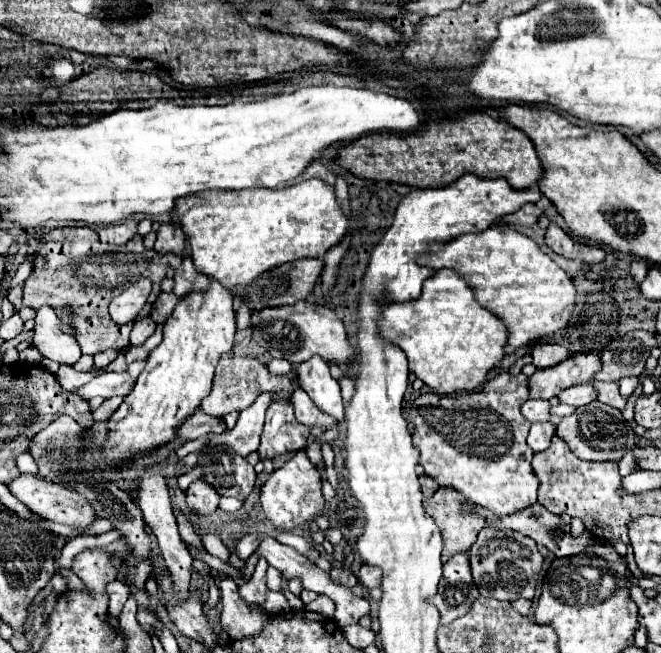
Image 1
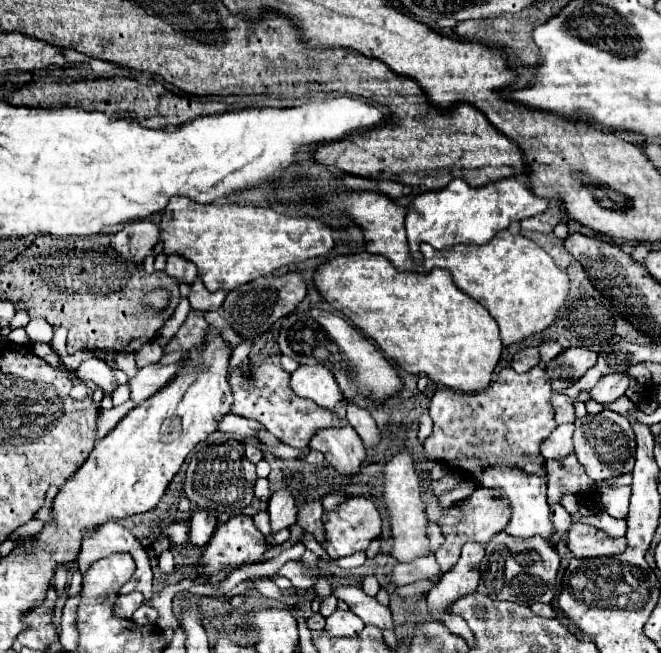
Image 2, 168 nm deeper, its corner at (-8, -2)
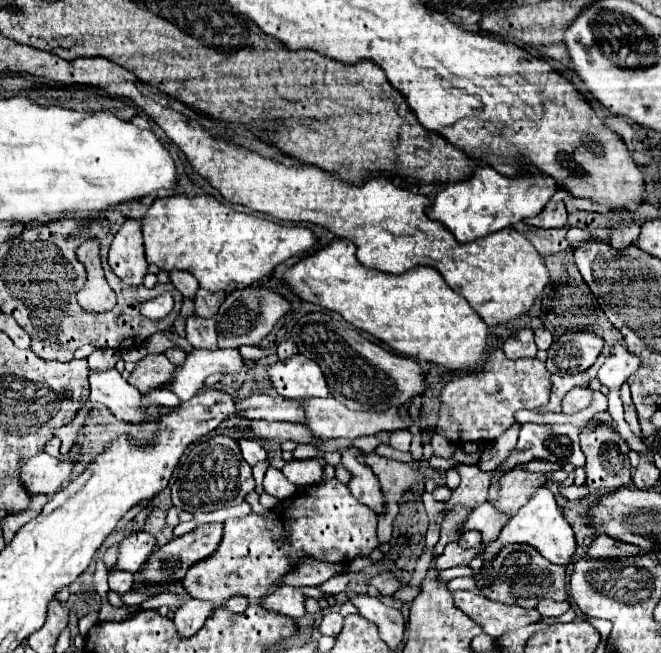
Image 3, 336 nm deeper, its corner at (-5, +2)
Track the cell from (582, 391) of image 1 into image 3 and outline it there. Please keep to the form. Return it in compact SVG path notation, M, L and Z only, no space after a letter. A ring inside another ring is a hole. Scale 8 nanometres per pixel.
M615 343L611 347L611 357L605 359L605 363L601 365L597 377L605 387L619 389L627 381L627 377L637 371L639 363L641 361L637 359L637 355L629 353L623 343Z

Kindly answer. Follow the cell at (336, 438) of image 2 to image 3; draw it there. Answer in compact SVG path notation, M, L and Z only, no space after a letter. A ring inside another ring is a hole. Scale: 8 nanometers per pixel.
M349 447L349 451L343 453L343 465L353 475L349 481L349 489L359 499L359 503L367 505L377 515L381 515L381 513L385 513L385 499L383 499L381 485L375 479L373 471L367 465L359 463L359 459L357 459L359 453L361 451L357 447Z

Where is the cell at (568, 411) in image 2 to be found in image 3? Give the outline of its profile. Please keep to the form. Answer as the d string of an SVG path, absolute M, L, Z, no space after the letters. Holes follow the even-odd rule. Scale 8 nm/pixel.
M589 387L571 389L569 395L565 395L565 399L563 399L563 413L577 413L577 411L581 411L581 409L591 405L591 399L593 399L593 391Z

